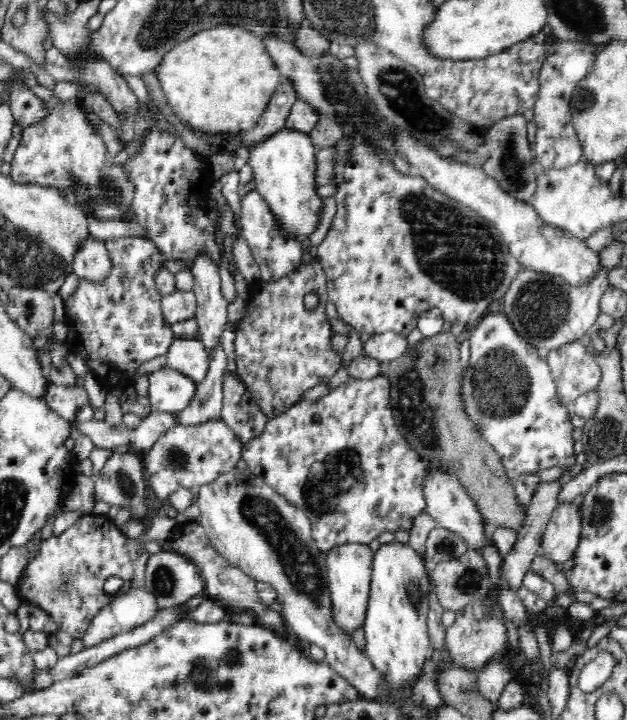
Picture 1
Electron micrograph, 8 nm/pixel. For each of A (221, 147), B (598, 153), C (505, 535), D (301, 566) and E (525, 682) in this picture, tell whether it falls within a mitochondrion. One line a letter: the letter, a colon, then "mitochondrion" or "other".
A: other
B: other
C: other
D: mitochondrion
E: other

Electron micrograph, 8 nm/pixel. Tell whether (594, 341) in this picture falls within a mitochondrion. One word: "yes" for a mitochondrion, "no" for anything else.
no

